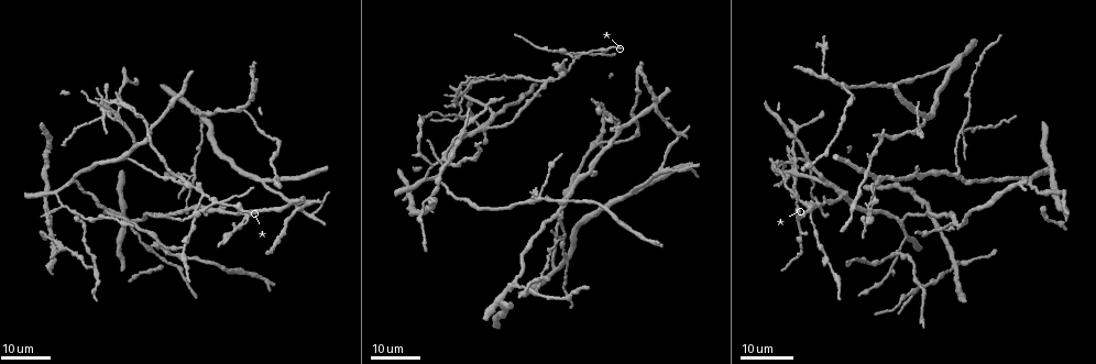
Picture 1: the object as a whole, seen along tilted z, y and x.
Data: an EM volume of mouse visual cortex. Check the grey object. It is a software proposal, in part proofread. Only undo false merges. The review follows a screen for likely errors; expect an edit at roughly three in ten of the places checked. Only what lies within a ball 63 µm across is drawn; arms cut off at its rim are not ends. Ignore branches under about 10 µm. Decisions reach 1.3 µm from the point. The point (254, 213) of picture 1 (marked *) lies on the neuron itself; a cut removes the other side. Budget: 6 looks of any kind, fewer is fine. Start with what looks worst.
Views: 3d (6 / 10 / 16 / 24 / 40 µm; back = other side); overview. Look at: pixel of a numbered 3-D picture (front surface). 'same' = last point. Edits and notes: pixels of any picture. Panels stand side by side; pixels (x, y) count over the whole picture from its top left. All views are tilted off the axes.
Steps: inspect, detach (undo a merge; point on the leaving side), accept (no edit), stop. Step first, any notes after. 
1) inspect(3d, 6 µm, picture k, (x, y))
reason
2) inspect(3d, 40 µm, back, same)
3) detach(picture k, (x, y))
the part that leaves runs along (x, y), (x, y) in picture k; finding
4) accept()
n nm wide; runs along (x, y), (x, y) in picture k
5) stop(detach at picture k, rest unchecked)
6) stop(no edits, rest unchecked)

inspect(3d, 16 µm, picture 1, (954, 221))
small branch off a trunk

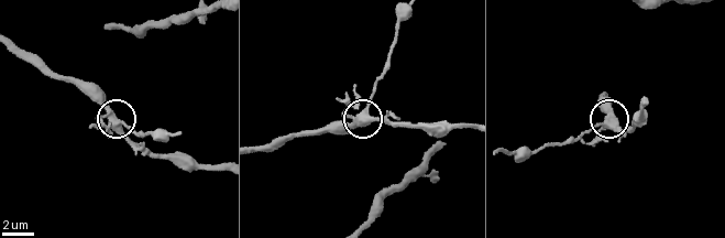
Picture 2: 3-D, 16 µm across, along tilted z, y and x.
inspect(3d, 6 µm, picture 2, (606, 125))
zoom in

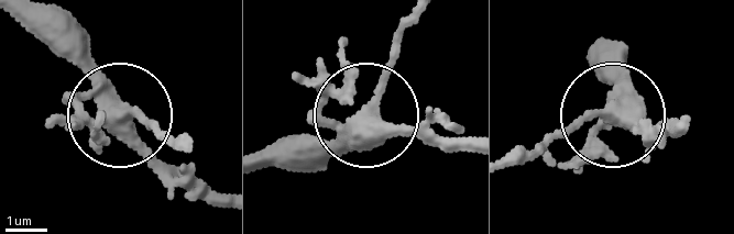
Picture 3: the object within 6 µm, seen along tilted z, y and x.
accept()
runs along (18, 10), (101, 100), (177, 143) in picture 3; continuous, no second neuron

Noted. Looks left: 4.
inspect(3d, 24 µm, picture 1, (558, 212))
arms part here

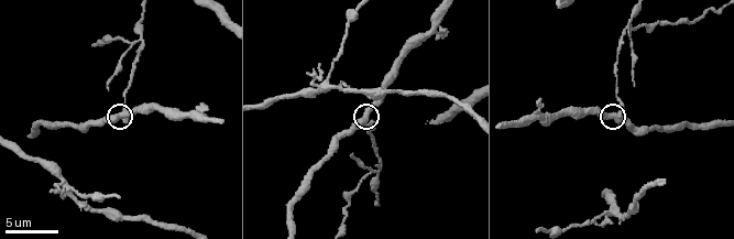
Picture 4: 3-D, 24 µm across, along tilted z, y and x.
inspect(3d, 10 µm, picture 4, (367, 119))

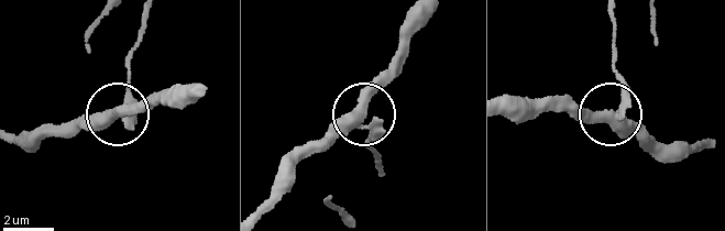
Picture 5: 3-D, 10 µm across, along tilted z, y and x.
inspect(3d, 10 µm, back, picture 5, (364, 114))

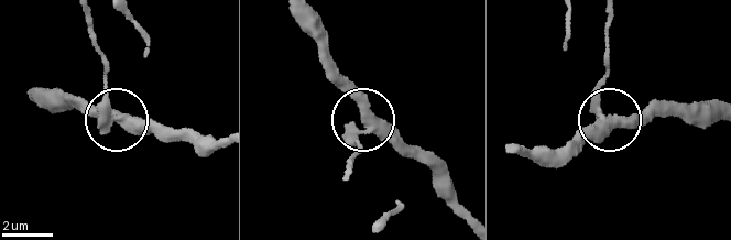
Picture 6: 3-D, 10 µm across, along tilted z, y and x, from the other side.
detach(picture 6, (106, 90))
the part that leaves runs along (598, 115), (597, 89), (609, 66), (608, 15) in picture 6; a second neuron is stuck on

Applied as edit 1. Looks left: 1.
stop(detach at picture 6, rest unchecked)

